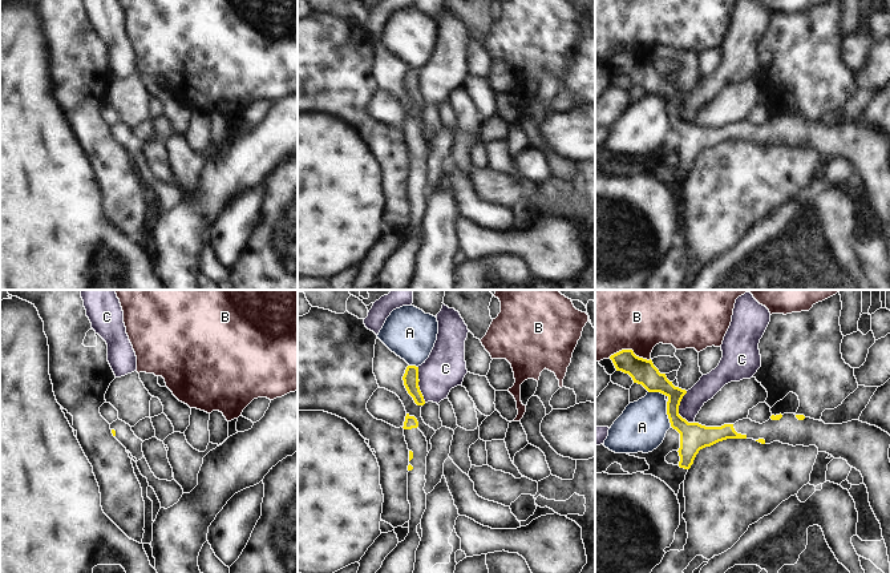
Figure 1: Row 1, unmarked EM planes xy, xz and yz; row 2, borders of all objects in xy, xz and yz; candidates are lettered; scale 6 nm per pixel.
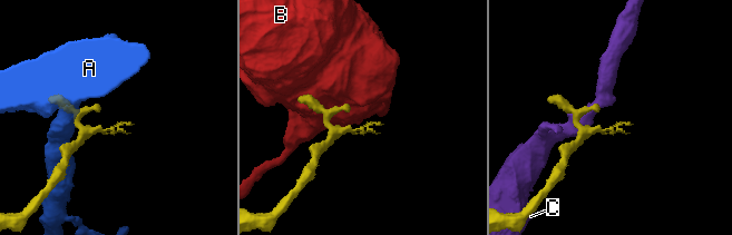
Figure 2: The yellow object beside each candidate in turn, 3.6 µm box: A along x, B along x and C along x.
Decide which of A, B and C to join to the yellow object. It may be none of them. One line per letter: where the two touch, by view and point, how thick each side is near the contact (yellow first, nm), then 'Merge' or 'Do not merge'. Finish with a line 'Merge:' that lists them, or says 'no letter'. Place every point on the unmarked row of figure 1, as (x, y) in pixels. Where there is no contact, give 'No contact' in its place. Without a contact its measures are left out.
A: Touches yellow at yz (667, 116). Thickness 170 nm (yellow) against 300 nm. Do not merge
B: Touches yellow at yz (630, 52). Thickness 150 nm (yellow) against 380 nm. Do not merge
C: Touches yellow at yz (678, 112). Thickness 170 nm (yellow) against 140 nm. Do not merge
Merge: no letter

